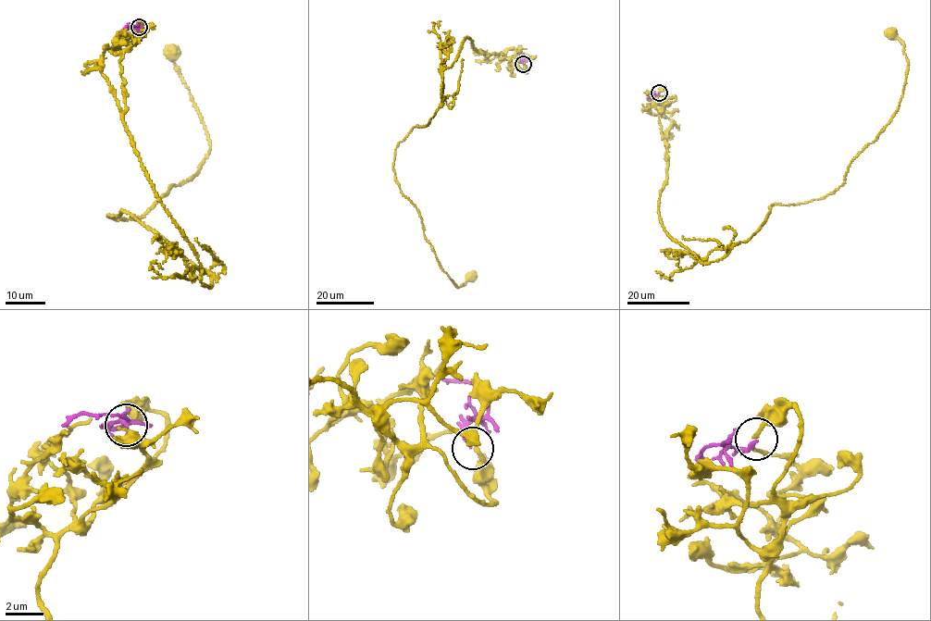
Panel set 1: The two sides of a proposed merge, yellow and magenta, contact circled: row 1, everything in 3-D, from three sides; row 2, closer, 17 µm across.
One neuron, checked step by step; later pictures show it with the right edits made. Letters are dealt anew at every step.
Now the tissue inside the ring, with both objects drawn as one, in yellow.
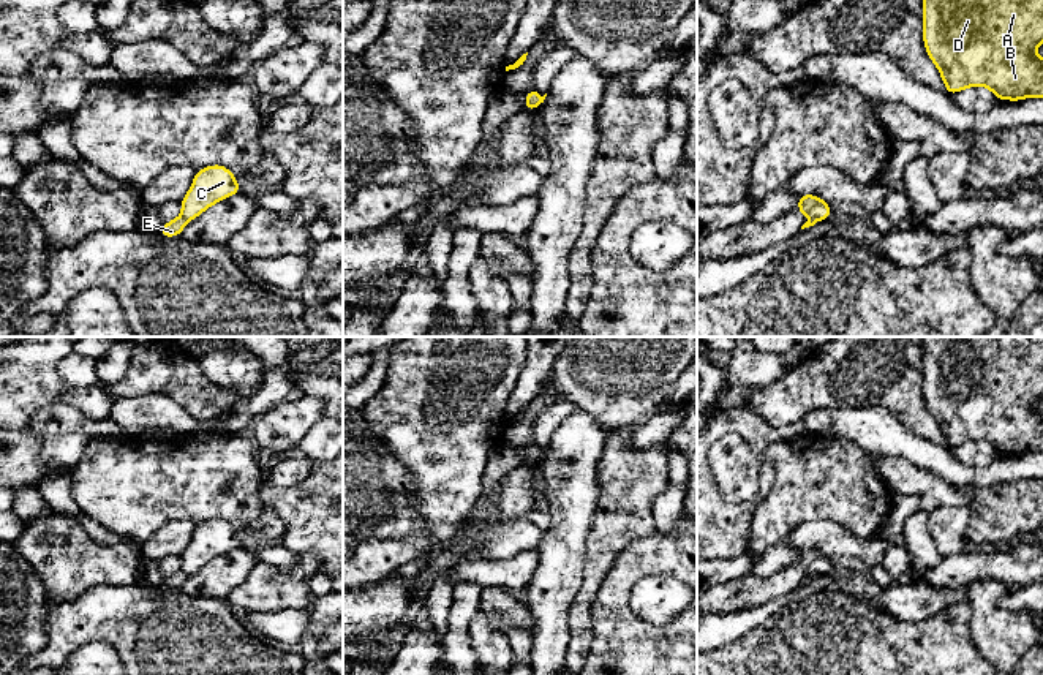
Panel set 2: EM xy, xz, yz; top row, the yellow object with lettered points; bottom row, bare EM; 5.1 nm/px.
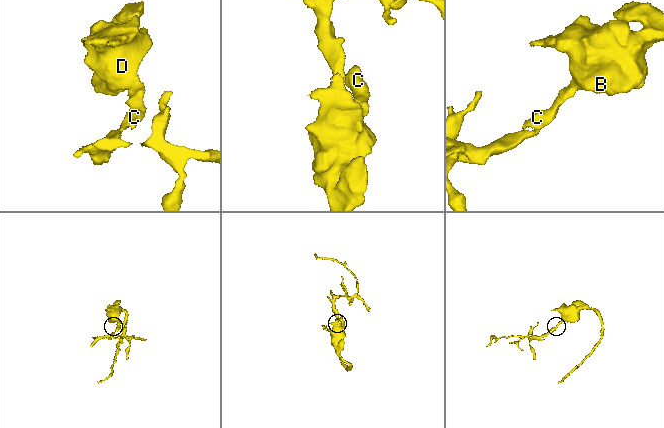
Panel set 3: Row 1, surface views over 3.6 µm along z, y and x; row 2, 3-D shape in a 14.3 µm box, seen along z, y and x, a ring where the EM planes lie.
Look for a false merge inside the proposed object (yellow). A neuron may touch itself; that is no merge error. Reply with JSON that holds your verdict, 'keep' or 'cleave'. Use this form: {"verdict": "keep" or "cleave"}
{"verdict": "cleave"}

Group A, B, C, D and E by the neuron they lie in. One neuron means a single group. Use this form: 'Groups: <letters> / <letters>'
Groups: A B C D / E

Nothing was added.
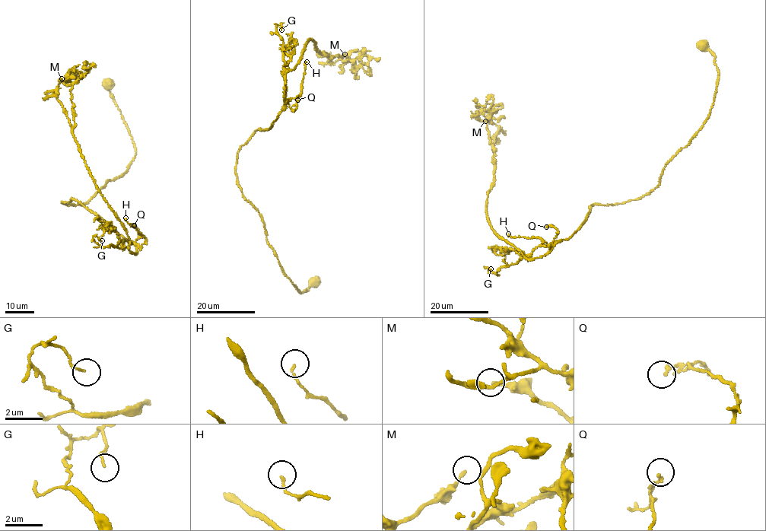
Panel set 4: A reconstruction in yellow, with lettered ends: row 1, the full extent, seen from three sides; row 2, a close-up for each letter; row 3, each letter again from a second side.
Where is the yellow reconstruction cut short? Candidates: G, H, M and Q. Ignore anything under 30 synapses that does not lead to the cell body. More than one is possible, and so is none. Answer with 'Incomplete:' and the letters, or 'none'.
Incomplete: none

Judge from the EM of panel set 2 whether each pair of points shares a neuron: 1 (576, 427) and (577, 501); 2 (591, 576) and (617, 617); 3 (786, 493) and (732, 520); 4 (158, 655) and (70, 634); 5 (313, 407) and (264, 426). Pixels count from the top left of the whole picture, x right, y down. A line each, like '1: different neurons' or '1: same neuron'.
1: same neuron
2: different neurons
3: different neurons
4: same neuron
5: same neuron

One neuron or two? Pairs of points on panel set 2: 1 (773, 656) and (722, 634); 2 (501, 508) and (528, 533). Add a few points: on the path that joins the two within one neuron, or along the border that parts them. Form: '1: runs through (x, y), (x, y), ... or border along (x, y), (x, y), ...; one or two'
1: border along (767, 618), (713, 650); two
2: border along (489, 512), (498, 517), (527, 519); two

